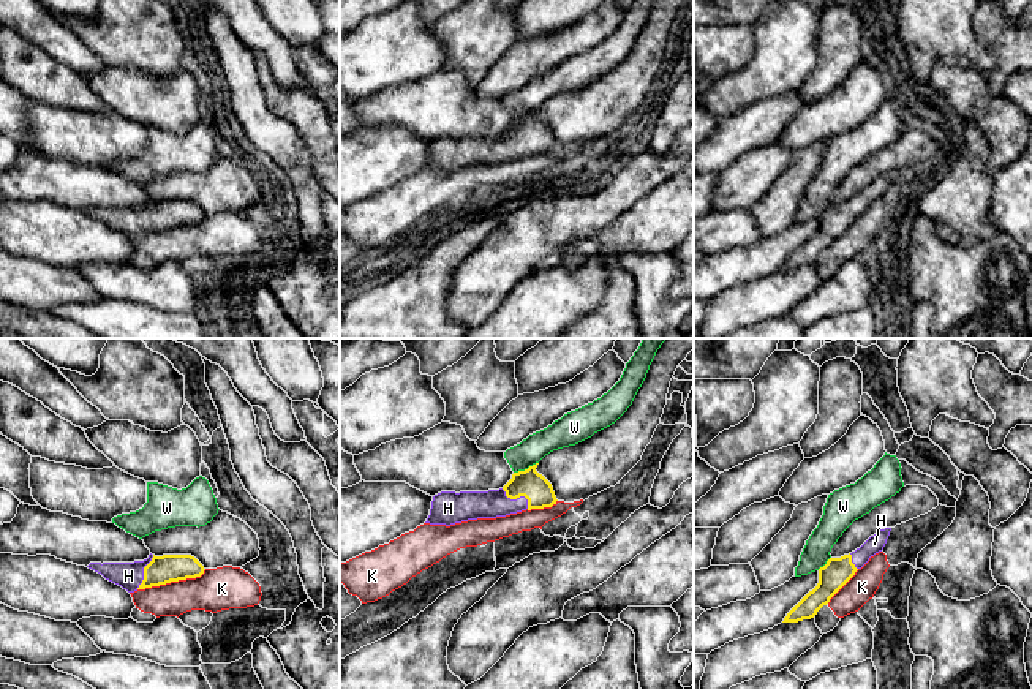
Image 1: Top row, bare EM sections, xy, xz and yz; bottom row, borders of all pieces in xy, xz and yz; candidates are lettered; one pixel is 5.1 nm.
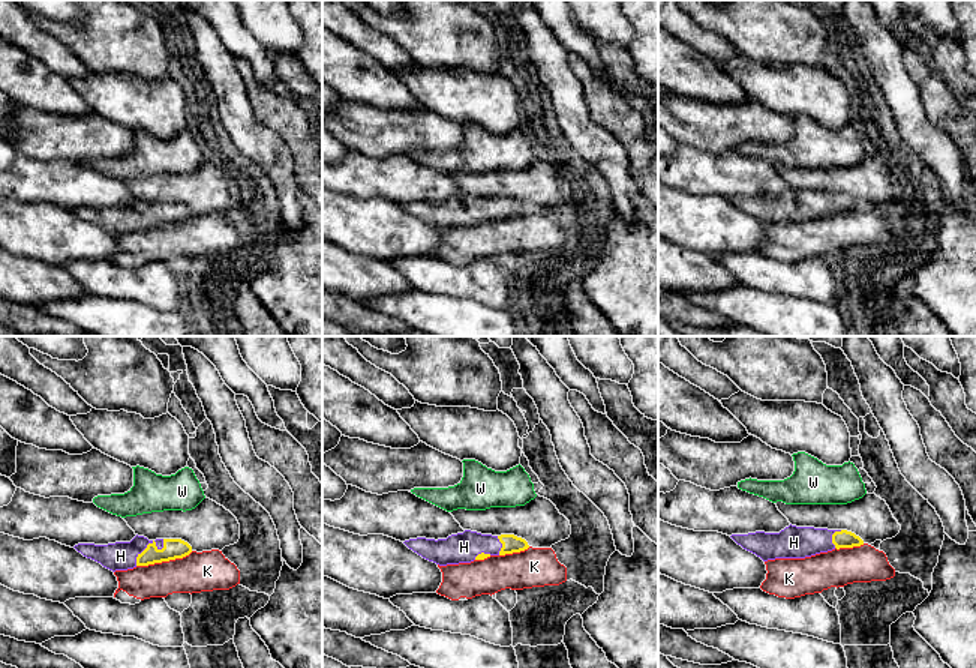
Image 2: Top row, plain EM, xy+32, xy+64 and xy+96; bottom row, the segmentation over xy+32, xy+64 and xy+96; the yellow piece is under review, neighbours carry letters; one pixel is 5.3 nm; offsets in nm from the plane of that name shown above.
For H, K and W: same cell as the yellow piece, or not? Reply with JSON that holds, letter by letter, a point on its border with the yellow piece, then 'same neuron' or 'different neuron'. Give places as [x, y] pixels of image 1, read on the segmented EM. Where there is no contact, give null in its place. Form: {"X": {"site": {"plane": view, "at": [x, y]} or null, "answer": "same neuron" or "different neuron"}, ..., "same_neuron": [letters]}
{"H": {"site": {"plane": "xz", "at": [517, 496]}, "answer": "same neuron"}, "K": {"site": {"plane": "xy", "at": [171, 580]}, "answer": "different neuron"}, "W": {"site": {"plane": "xz", "at": [525, 470]}, "answer": "different neuron"}, "same_neuron": ["H"]}

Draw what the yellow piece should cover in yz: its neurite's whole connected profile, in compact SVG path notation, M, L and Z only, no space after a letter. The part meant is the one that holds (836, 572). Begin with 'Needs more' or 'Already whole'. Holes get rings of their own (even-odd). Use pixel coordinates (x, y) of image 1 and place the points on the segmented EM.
Needs more. M891 528L871 536L860 548L841 558L830 558L819 569L819 583L784 618L782 623L811 619L861 569L871 556L882 552Z

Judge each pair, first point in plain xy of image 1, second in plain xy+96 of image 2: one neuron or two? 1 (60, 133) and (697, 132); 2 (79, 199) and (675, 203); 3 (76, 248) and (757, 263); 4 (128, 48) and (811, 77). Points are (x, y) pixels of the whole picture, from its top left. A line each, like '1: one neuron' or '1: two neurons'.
1: one neuron
2: two neurons
3: two neurons
4: two neurons

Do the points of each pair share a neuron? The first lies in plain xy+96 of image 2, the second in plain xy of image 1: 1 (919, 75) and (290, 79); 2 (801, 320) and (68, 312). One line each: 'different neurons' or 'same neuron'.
1: different neurons
2: same neuron

